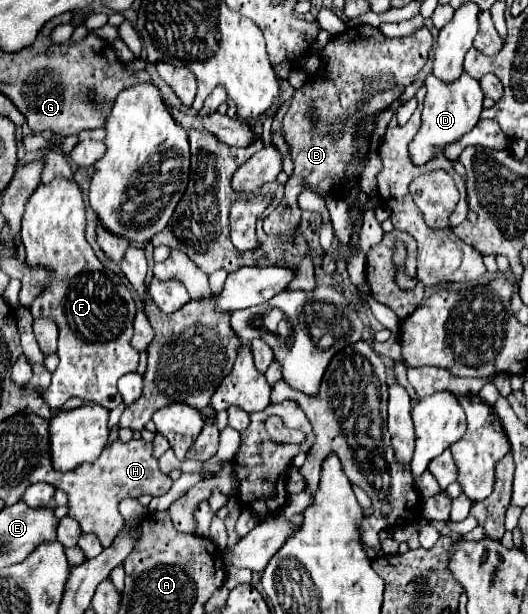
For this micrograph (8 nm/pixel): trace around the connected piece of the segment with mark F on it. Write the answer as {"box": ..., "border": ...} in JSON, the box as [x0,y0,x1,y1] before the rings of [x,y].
{"box":[20,176,138,410],"border":[[[58,176],[48,184],[40,184],[36,192],[32,192],[32,196],[28,198],[20,230],[26,258],[30,266],[46,266],[52,272],[50,286],[44,290],[42,296],[34,300],[30,312],[34,318],[40,316],[54,318],[60,328],[58,352],[56,352],[60,364],[52,374],[52,384],[40,394],[44,396],[50,410],[62,408],[62,404],[72,396],[78,396],[90,404],[100,404],[106,410],[112,410],[122,402],[116,382],[120,380],[122,372],[134,372],[138,366],[138,350],[130,346],[132,322],[136,314],[134,298],[128,290],[128,284],[118,274],[106,270],[104,264],[96,258],[94,250],[84,238],[84,228],[86,228],[86,218],[84,218],[82,190],[74,180],[64,180]]]}

